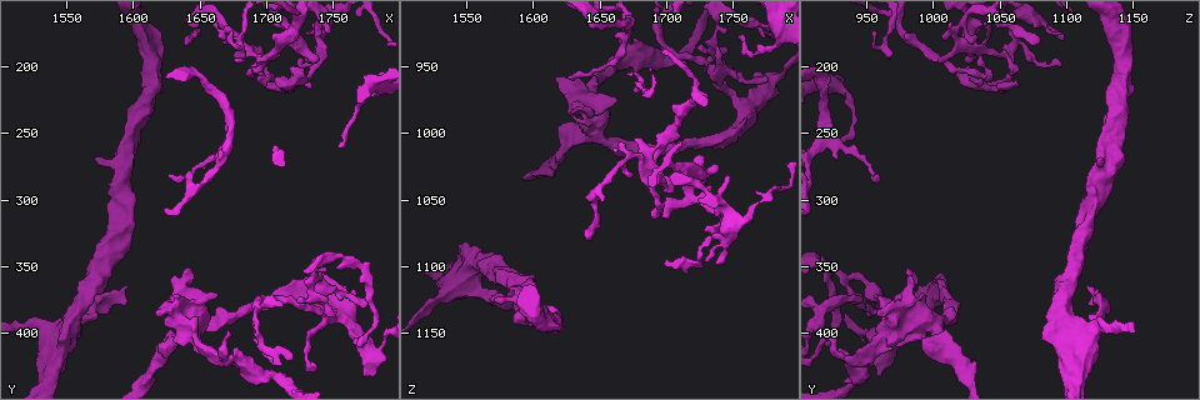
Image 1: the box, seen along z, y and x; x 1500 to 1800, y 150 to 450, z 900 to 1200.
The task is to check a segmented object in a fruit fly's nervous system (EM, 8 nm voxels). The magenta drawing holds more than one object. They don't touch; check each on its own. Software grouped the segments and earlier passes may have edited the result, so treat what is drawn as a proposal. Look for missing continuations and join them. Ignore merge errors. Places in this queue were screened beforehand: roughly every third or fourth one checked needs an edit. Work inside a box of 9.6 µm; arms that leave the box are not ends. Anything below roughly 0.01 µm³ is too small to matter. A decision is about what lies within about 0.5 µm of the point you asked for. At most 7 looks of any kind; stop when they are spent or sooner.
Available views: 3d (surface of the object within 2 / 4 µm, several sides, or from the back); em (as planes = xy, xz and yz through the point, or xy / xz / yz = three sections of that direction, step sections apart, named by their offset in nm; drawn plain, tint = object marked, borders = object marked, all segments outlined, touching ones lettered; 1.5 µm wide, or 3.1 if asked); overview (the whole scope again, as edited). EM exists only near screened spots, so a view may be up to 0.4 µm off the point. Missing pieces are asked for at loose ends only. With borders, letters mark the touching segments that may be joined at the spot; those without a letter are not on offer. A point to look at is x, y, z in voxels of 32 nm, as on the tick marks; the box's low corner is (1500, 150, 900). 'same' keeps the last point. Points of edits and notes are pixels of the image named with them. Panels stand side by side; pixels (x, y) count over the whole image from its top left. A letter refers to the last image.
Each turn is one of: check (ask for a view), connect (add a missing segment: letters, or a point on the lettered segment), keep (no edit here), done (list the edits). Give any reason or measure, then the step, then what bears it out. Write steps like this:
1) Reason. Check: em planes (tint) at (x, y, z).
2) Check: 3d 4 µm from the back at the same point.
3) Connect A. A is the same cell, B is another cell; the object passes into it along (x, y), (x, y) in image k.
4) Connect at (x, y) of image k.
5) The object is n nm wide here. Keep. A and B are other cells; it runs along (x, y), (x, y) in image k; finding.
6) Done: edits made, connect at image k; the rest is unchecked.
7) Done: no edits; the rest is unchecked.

Branch stops here. Check: 3d 4 µm from the back at (1638, 352, 980).

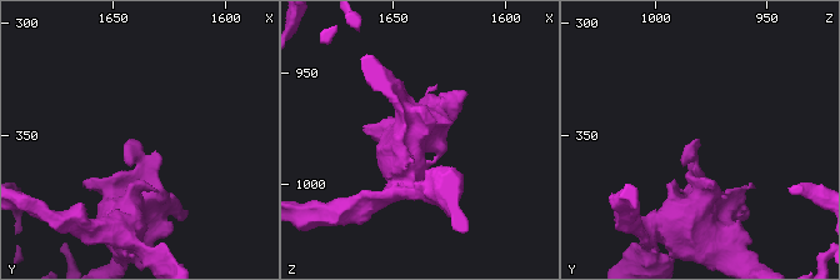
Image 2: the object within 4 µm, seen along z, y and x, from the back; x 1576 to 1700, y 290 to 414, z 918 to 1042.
Check: em planes (borders) at (1641, 353, 979).

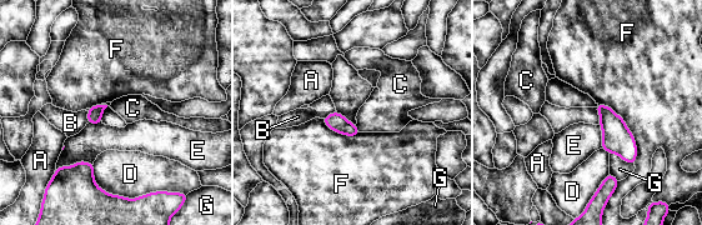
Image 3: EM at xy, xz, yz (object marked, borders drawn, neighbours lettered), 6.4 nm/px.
Keep. A, B, C, D, E, F and G are other cells; a border runs along (336, 111), (332, 111), (324, 119) in image 3; no lettered segment goes on from it.

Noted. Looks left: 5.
Thin end. Check: em planes (borders) at (1628, 284, 958).

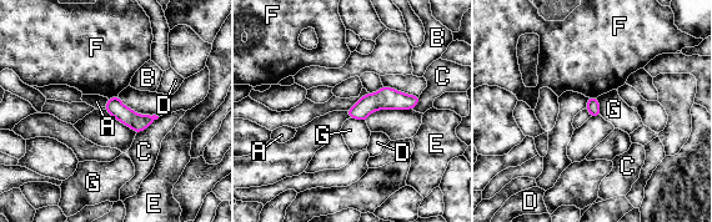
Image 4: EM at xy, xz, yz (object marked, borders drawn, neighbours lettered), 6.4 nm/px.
The object is 80 nm wide here. Keep. A, B, C, D, E, F and G are other cells; a border runs along (596, 97), (601, 115) in image 4; none of them fits.

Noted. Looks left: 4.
Free end. Check: em xy step 8 (borders) at (1744, 174, 1030).

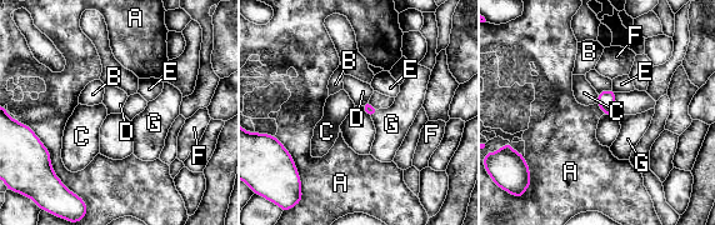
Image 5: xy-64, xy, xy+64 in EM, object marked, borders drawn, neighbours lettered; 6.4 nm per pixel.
Connect G. G is the same cell, A, B, C, D, E and F are other cells; the object passes into it along (370, 110), (374, 114), (391, 124) in image 5; it goes on there.

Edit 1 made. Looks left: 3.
Done: edits made, connect at image 5; the rest is unchecked.

